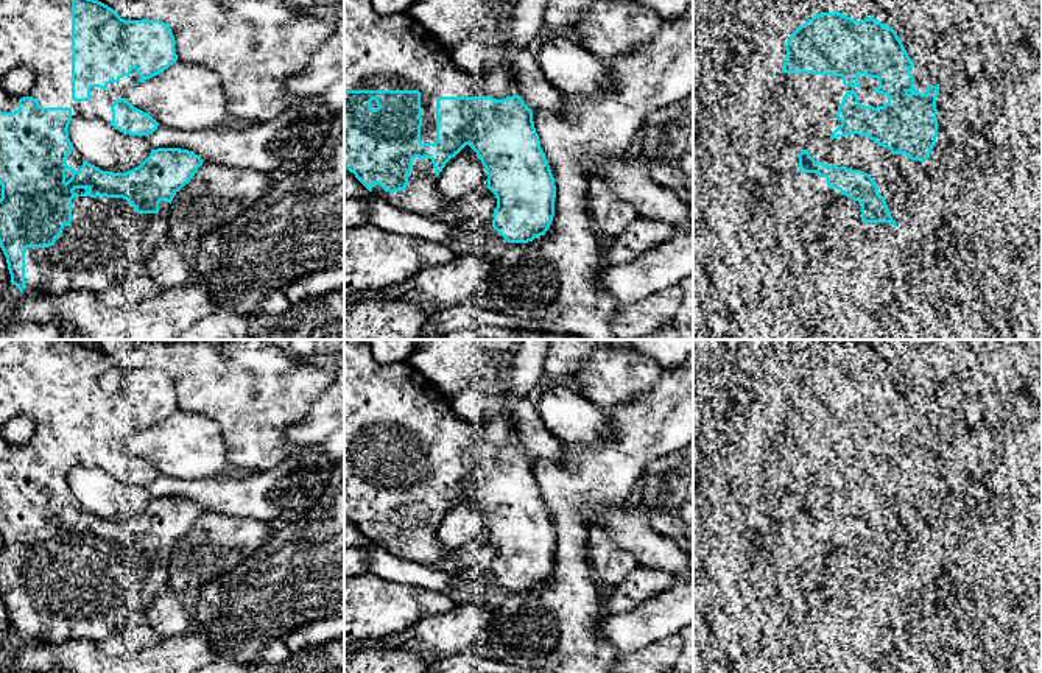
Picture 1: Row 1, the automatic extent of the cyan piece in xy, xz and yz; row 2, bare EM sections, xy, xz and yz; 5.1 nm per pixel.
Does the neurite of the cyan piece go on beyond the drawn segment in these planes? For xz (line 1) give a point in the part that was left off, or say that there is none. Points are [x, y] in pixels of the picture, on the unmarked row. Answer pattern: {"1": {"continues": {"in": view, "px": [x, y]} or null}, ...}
{"1": {"continues": {"in": "xz", "px": [394, 401]}}}

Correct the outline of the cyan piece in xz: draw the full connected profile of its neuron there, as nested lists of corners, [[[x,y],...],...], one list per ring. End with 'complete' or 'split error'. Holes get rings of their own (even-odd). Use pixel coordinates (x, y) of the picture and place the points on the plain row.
[[[344,340],[344,517],[377,547],[428,566],[452,553],[439,545],[438,525],[466,494],[481,509],[488,537],[497,547],[492,576],[508,592],[528,592],[545,584],[554,566],[556,534],[533,460],[519,444],[492,447],[481,427],[458,418],[449,396],[408,363],[380,365],[372,357],[369,340]]] | split error

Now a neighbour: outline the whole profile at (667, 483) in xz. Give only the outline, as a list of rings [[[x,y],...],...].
[[[693,441],[649,463],[640,481],[651,527],[693,555]]]

